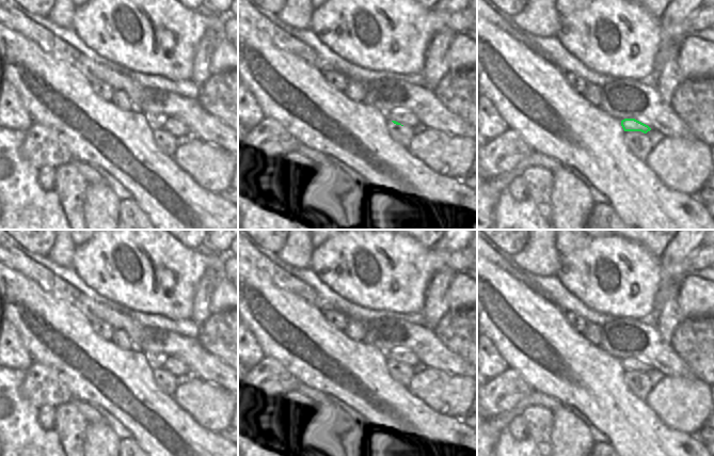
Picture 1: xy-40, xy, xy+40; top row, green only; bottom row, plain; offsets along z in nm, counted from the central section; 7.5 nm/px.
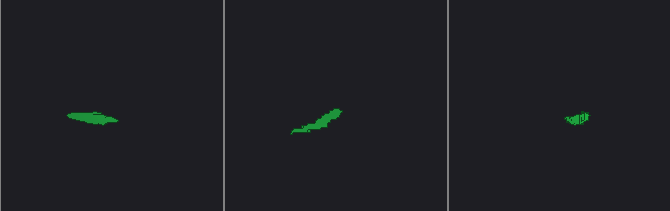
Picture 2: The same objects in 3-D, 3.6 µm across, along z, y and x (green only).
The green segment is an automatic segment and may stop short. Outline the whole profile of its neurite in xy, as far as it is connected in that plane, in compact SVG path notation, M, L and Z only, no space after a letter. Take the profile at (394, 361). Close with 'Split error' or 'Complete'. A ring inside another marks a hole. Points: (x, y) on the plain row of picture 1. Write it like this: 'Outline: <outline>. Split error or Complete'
Outline: M394 351L390 356L386 356L386 359L388 361L393 361L396 364L403 364L416 373L425 369L418 359L409 351Z. Split error.

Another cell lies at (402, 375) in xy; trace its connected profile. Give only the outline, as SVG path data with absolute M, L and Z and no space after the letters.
M388 361L388 374L394 381L407 390L410 390L410 382L414 376L411 368L406 365L396 364L393 361Z

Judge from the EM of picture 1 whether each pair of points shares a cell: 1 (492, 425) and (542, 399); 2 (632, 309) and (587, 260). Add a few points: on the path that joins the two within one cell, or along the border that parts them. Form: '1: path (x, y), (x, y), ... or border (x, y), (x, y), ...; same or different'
1: path (505, 418), (529, 401); same
2: path (617, 294), (604, 293), (586, 273); same

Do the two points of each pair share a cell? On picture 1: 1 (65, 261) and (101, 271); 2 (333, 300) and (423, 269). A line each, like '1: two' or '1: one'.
1: two
2: two

